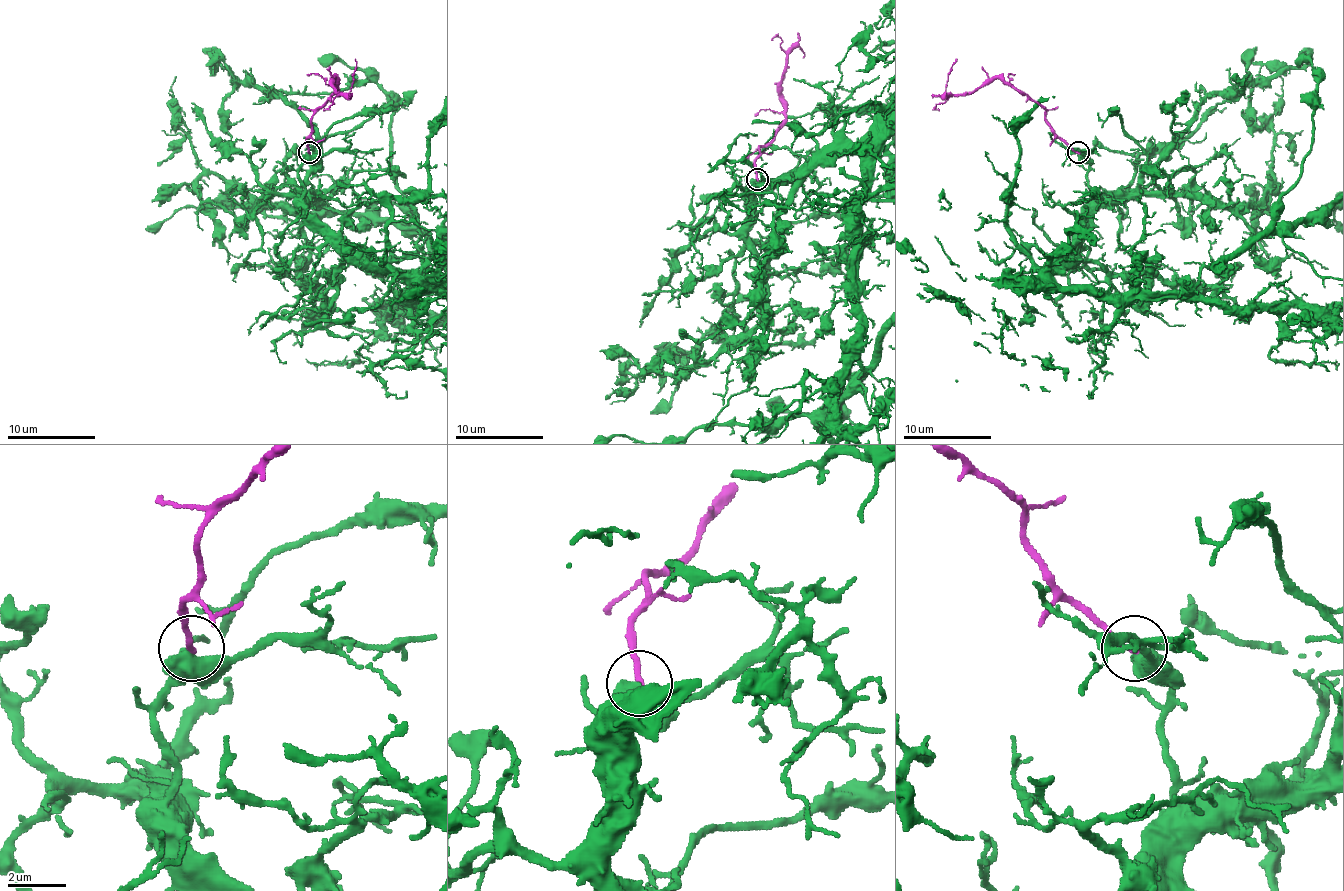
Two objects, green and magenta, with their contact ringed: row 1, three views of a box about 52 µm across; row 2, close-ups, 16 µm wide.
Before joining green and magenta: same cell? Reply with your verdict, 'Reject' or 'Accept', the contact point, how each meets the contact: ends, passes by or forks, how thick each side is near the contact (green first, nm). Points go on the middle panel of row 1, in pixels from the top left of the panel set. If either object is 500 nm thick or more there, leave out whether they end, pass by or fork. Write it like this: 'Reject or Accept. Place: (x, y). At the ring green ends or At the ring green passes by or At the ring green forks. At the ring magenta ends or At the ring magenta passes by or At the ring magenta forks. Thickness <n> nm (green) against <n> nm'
Reject. Place: (757, 179). Thickness 600 nm (green) against 200 nm

